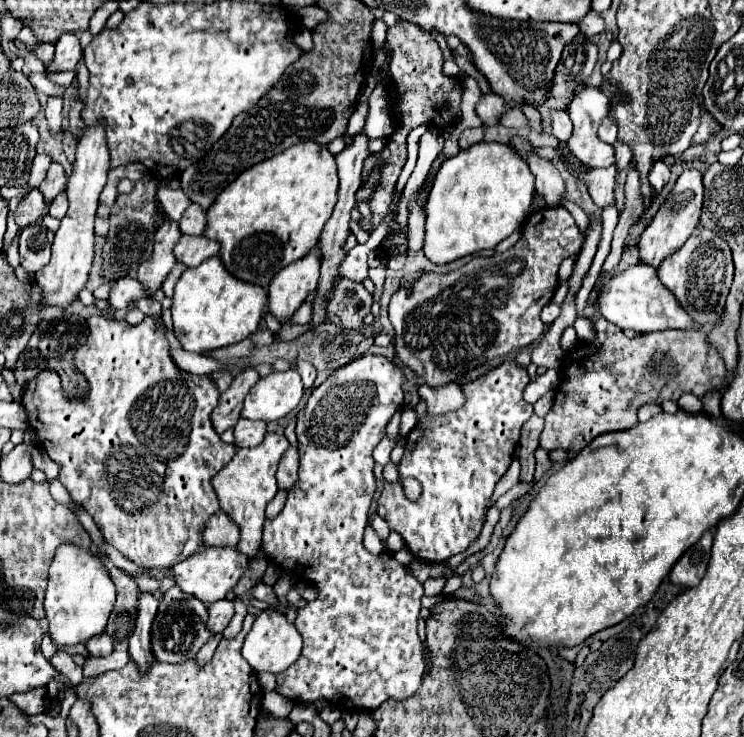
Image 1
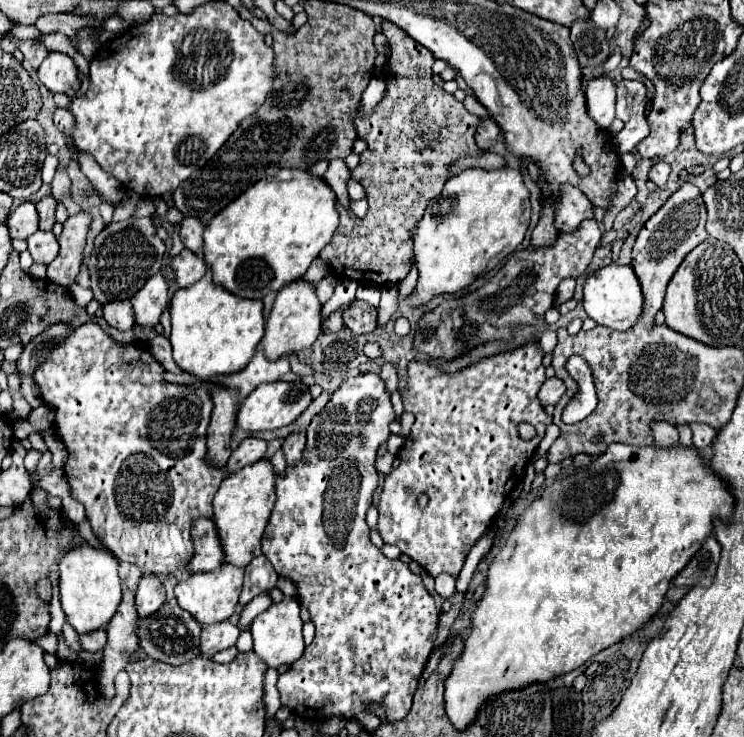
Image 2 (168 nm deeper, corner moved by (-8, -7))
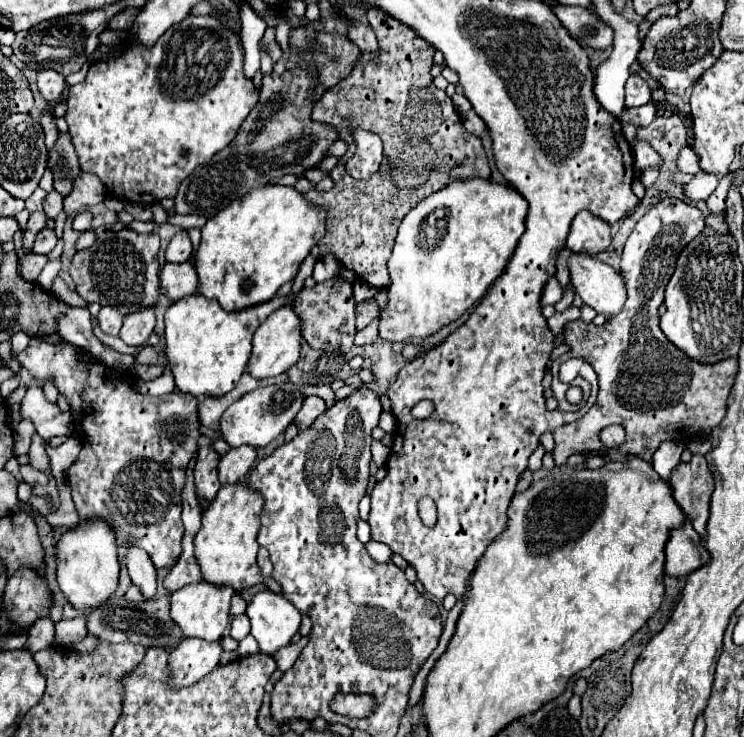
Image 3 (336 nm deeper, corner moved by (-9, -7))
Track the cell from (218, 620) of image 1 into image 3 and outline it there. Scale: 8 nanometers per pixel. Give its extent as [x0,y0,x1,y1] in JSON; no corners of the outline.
[170,637,222,687]

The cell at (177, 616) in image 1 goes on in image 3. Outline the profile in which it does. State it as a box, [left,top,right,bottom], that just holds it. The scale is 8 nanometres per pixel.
[86,595,186,653]

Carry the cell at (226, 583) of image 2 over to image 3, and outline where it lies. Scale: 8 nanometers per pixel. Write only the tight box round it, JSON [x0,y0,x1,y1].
[170,581,234,641]

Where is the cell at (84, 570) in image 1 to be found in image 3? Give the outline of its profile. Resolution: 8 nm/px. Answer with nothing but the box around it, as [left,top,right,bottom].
[56,519,120,615]

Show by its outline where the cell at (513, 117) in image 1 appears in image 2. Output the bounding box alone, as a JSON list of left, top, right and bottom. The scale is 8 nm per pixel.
[319,21,483,286]

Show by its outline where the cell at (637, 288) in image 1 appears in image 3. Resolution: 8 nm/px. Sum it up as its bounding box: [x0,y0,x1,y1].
[568,253,626,319]

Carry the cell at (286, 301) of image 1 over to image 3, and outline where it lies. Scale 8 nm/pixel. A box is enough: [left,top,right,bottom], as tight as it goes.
[248,307,302,379]

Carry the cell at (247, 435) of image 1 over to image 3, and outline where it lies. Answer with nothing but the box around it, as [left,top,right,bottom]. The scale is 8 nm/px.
[218,445,256,483]

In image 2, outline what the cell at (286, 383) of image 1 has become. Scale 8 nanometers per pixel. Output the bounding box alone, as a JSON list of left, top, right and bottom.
[237,381,311,433]

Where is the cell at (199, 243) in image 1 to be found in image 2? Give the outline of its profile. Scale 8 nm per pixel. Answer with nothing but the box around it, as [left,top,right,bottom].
[171,249,207,287]

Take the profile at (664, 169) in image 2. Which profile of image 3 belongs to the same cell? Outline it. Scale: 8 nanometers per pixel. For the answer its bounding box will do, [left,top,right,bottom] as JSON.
[632,141,662,171]

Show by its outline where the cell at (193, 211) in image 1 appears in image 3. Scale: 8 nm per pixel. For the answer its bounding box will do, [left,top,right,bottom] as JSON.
[166,231,192,263]

